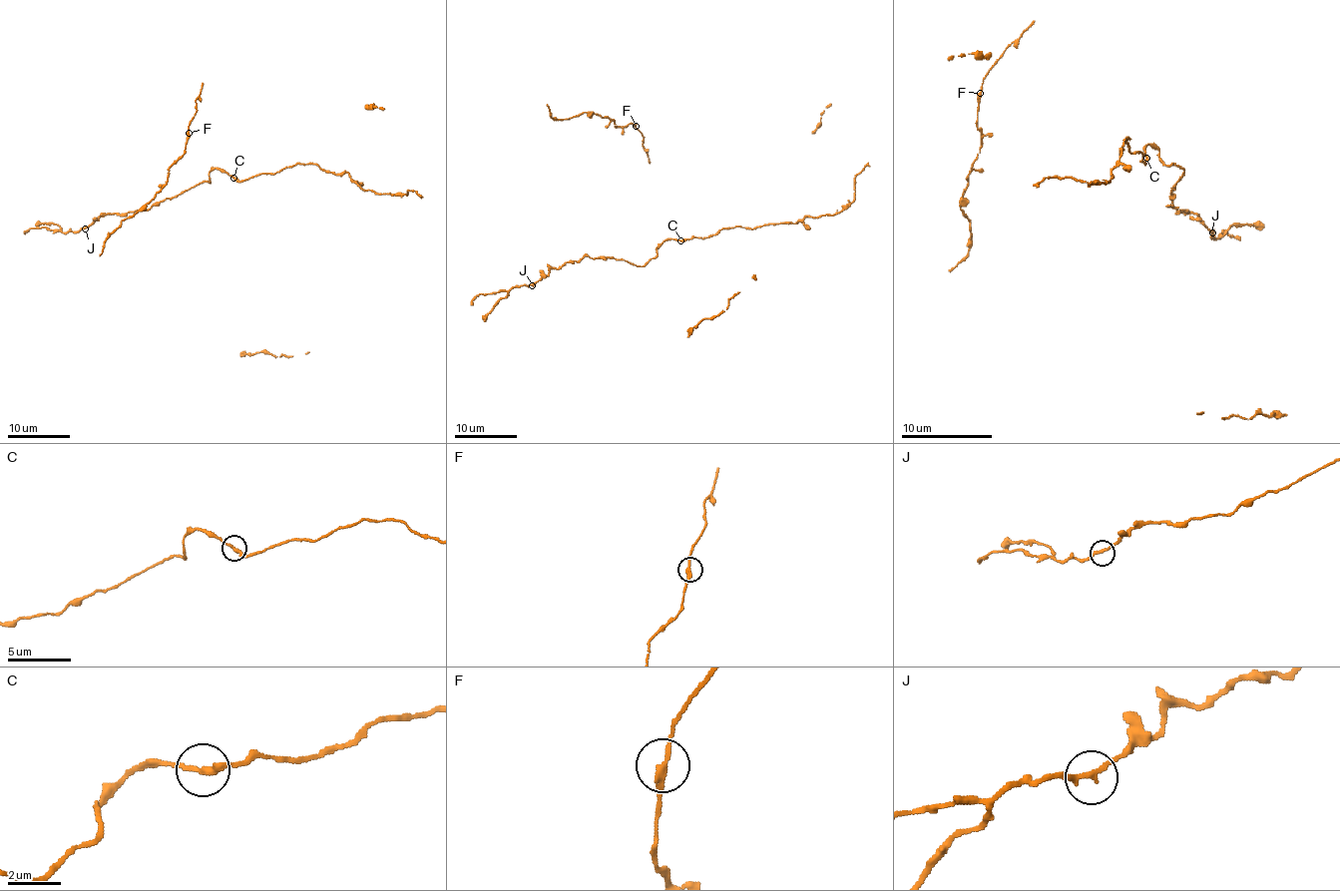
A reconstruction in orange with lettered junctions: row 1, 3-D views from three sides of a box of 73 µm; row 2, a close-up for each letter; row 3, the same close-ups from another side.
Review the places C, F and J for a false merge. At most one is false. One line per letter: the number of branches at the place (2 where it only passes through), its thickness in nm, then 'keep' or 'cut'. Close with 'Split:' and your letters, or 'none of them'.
C: branches 2; calibre 220 nm; keep
F: branches 2; calibre 220 nm; keep
J: branches 2; calibre 220 nm; keep
Split: none of them

